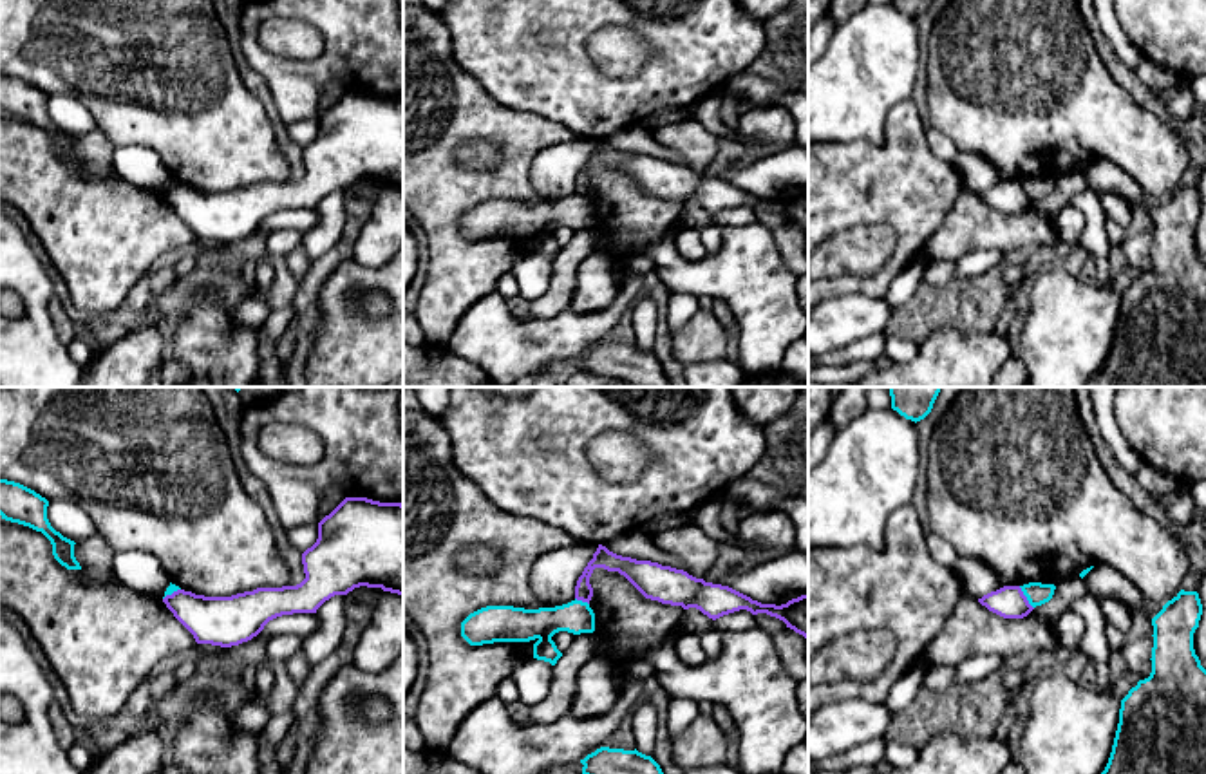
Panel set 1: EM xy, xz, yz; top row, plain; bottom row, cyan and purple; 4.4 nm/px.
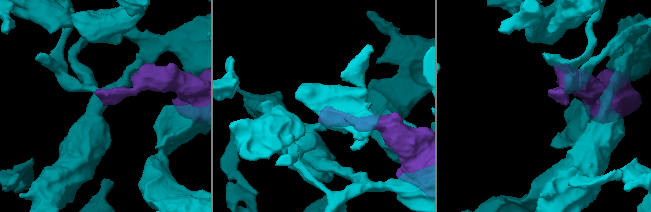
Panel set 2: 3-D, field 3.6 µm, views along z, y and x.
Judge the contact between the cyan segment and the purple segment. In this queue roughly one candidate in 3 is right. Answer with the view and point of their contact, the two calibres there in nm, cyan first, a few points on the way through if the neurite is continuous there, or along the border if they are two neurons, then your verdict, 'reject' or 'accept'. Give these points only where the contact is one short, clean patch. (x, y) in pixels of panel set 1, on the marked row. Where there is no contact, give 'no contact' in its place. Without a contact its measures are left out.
yz (1026, 595) | 100/140 nm | reject

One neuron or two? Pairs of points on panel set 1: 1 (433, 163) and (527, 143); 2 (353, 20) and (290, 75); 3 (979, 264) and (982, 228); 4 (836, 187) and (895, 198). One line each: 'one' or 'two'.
1: one
2: one
3: two
4: one

